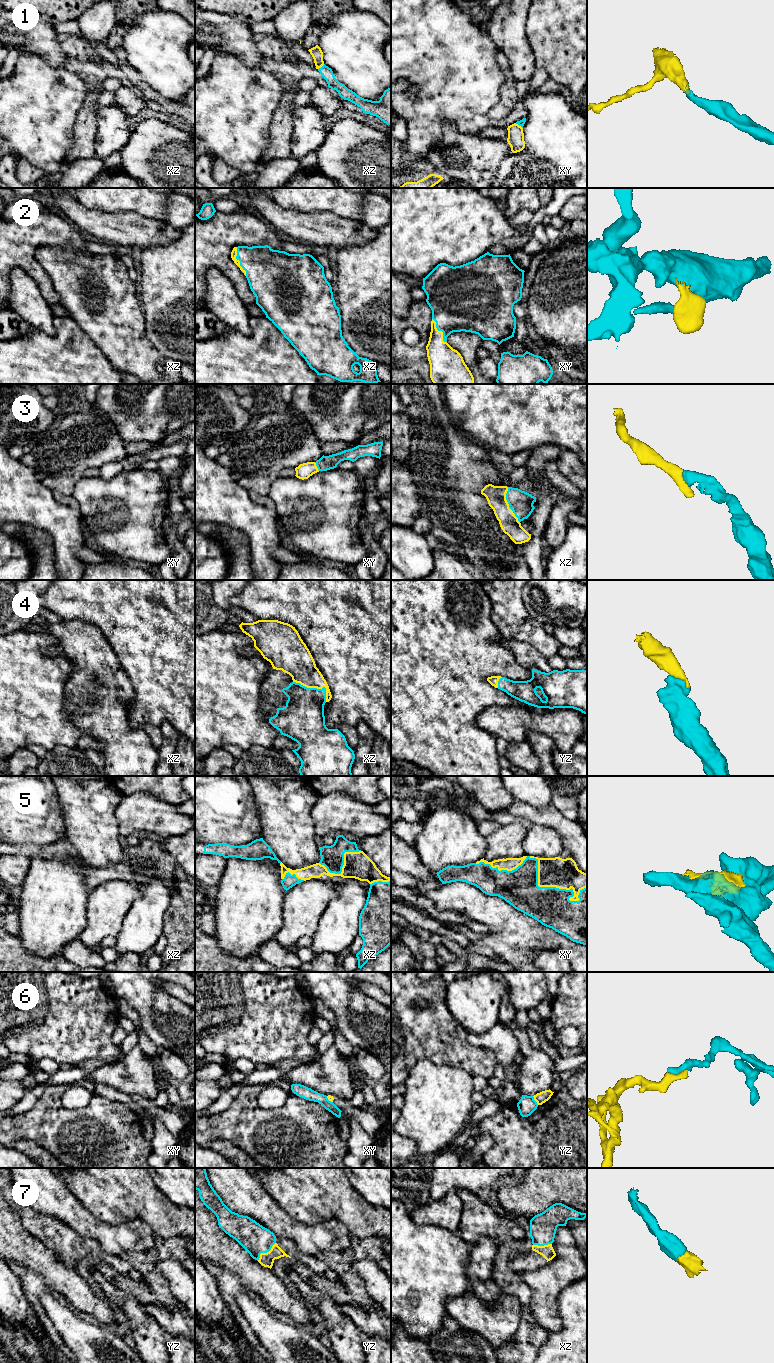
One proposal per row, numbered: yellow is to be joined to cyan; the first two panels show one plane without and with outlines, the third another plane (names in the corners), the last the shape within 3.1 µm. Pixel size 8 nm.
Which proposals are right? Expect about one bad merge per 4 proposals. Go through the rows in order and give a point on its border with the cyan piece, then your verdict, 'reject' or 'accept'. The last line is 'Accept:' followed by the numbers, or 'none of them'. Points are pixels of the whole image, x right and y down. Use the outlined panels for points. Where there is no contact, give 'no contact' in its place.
1: xz (322, 66) | accept
2: xz (239, 260) | accept
3: xz (509, 505) | accept
4: xz (316, 688) | accept
5: xy (550, 887) | accept
6: yz (534, 1100) | reject
7: yz (265, 1252) | accept
Accept: 1, 2, 3, 4, 5, 7

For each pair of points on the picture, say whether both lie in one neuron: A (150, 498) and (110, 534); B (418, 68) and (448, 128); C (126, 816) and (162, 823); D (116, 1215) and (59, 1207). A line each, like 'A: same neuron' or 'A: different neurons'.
A: same neuron
B: different neurons
C: same neuron
D: different neurons

